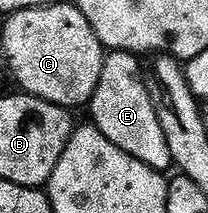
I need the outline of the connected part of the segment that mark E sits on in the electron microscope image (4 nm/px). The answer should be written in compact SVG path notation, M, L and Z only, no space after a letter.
M109 50L104 53L99 82L90 98L87 111L90 112L91 122L119 150L127 150L131 158L139 158L147 166L158 170L170 167L171 161L167 148L167 139L156 117L155 106L149 97L143 72L137 69L138 57L132 52Z

